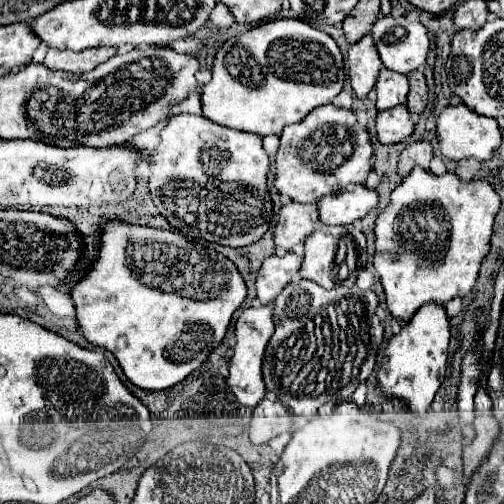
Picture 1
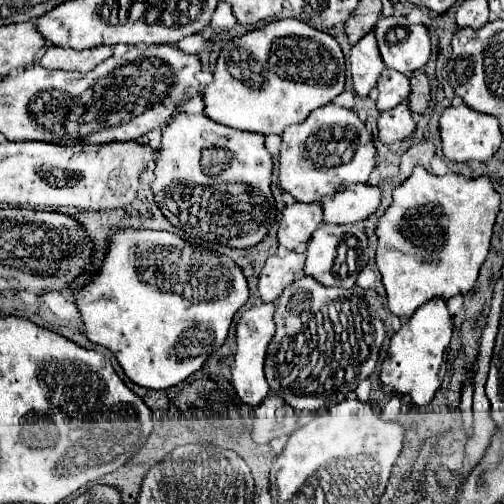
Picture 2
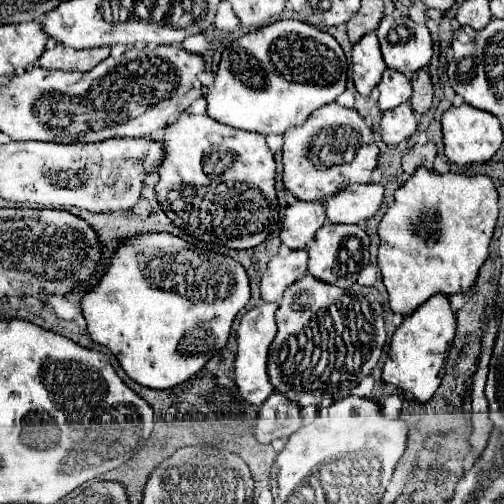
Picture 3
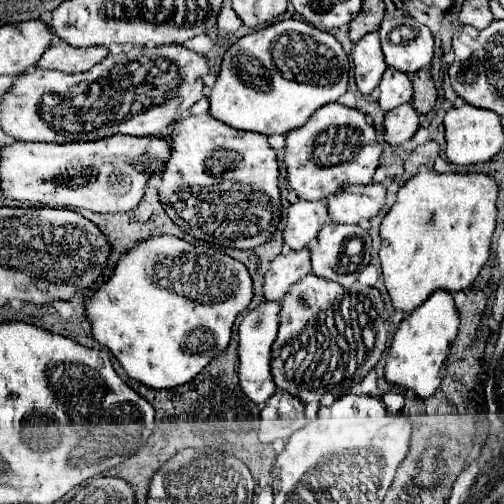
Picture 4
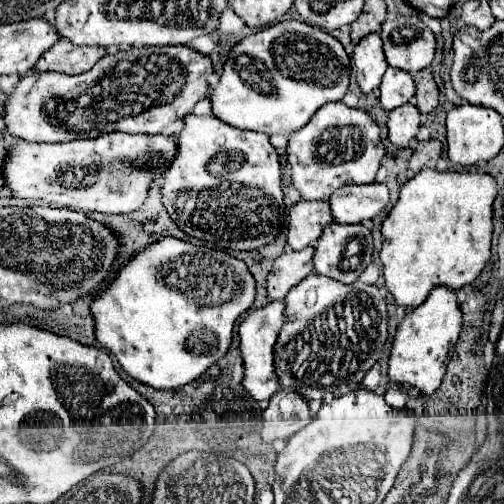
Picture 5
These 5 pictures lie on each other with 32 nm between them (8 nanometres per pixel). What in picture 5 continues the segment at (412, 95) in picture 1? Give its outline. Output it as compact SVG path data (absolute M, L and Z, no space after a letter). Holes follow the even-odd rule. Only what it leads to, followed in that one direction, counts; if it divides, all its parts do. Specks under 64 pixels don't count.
M424 68L420 72L414 74L414 82L416 82L416 100L418 100L418 110L422 114L430 114L438 108L440 104L440 90L438 84L432 76L430 68Z

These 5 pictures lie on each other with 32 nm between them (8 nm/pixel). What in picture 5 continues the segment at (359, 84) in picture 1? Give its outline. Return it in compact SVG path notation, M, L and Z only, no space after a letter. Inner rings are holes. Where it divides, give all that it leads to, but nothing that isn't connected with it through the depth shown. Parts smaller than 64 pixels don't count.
M368 34L356 44L354 64L356 64L356 78L358 78L360 90L364 94L376 90L388 68L388 62L382 50L382 40L378 34Z

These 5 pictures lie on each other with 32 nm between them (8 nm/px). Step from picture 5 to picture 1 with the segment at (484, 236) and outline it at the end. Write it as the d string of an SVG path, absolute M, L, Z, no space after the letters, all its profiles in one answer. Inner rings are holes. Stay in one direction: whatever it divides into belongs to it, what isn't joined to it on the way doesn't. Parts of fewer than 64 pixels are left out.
M414 168L410 176L390 194L390 204L376 220L376 254L374 268L384 286L386 304L394 318L410 320L414 312L426 304L446 304L456 296L466 296L476 284L480 264L490 250L490 236L500 196L488 180L460 180L456 174L434 176L424 168Z

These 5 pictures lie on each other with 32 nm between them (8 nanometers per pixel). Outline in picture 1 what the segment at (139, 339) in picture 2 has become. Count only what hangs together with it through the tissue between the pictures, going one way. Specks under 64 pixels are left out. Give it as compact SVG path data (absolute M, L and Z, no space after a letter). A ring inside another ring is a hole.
M124 222L104 226L98 260L84 280L70 290L84 338L110 350L126 378L144 390L166 390L200 368L210 352L222 344L230 318L246 300L246 292L236 264L216 250L194 244L176 232Z

